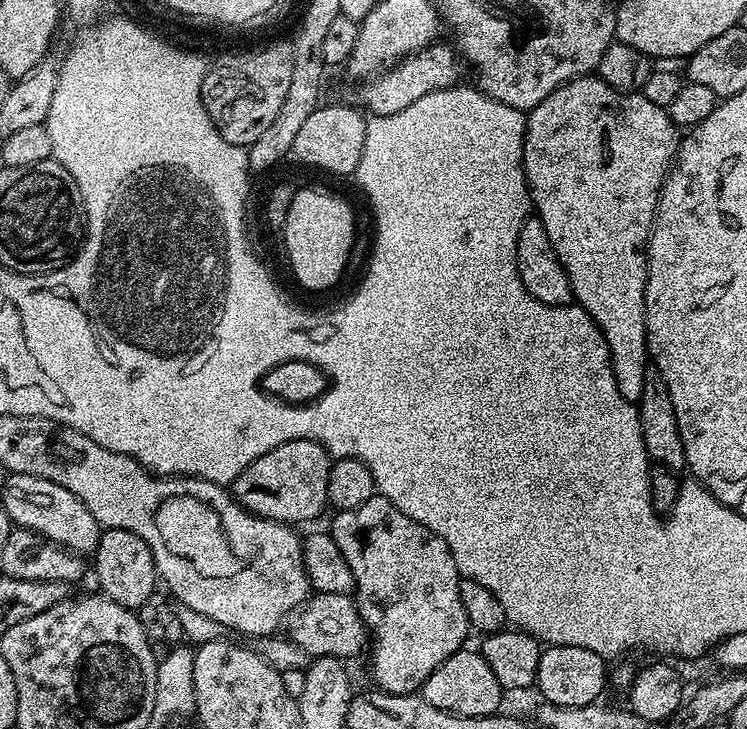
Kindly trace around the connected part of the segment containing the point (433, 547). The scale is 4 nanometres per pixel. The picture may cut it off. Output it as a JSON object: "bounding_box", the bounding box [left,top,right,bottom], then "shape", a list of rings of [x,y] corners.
{"bounding_box":[330,494,470,696],"shape":[[[379,494],[356,508],[337,511],[335,515],[330,535],[334,542],[338,542],[338,550],[342,550],[342,558],[346,558],[350,574],[354,574],[356,609],[374,641],[371,652],[375,687],[382,692],[393,692],[396,696],[419,693],[426,678],[430,678],[430,674],[434,674],[434,670],[438,670],[450,654],[461,651],[465,647],[464,639],[470,635],[466,610],[462,610],[460,601],[462,577],[454,562],[454,554],[450,554],[450,546],[446,546],[438,534],[402,514],[398,506]]]}

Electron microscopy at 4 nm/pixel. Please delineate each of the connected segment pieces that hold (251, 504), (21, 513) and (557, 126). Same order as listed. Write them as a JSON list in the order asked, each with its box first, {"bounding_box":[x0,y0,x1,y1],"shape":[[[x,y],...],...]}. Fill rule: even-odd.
[{"bounding_box":[230,440,334,526],"shape":[[[291,440],[284,442],[280,446],[274,447],[262,458],[255,458],[230,485],[232,497],[236,499],[248,512],[255,516],[261,516],[267,520],[274,520],[277,524],[289,526],[301,526],[307,520],[316,520],[323,514],[324,508],[329,507],[328,502],[328,483],[330,482],[330,470],[334,460],[328,455],[321,444],[313,440]]]},{"bounding_box":[2,472,100,554],"shape":[[[14,472],[7,477],[8,485],[4,488],[2,507],[10,514],[13,525],[17,528],[28,528],[40,536],[45,536],[50,543],[77,554],[95,553],[100,541],[100,523],[82,506],[70,490],[50,482],[46,478],[34,478],[25,472]]]},{"bounding_box":[524,74,678,402],"shape":[[[595,74],[580,76],[569,84],[563,84],[558,90],[554,90],[554,94],[542,98],[542,102],[538,102],[538,106],[534,106],[531,112],[527,113],[524,126],[524,177],[528,183],[531,207],[542,222],[542,226],[546,226],[546,234],[550,234],[550,246],[554,246],[554,254],[558,254],[562,266],[568,272],[575,303],[585,308],[606,338],[606,346],[610,350],[612,359],[614,382],[618,382],[618,394],[633,402],[638,402],[642,398],[642,386],[646,386],[646,370],[650,366],[648,331],[644,313],[644,291],[648,281],[648,237],[652,235],[652,223],[656,217],[660,191],[664,185],[664,179],[668,176],[668,169],[676,158],[677,147],[678,129],[662,106],[654,106],[654,102],[647,100],[640,92],[614,90]]]}]

